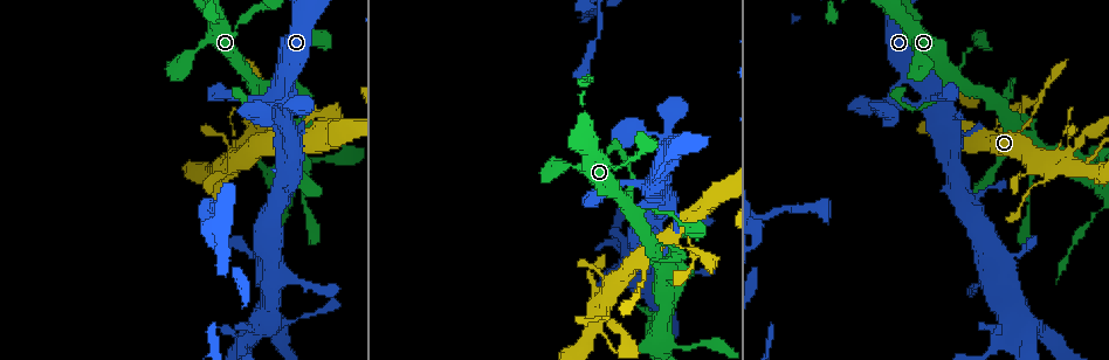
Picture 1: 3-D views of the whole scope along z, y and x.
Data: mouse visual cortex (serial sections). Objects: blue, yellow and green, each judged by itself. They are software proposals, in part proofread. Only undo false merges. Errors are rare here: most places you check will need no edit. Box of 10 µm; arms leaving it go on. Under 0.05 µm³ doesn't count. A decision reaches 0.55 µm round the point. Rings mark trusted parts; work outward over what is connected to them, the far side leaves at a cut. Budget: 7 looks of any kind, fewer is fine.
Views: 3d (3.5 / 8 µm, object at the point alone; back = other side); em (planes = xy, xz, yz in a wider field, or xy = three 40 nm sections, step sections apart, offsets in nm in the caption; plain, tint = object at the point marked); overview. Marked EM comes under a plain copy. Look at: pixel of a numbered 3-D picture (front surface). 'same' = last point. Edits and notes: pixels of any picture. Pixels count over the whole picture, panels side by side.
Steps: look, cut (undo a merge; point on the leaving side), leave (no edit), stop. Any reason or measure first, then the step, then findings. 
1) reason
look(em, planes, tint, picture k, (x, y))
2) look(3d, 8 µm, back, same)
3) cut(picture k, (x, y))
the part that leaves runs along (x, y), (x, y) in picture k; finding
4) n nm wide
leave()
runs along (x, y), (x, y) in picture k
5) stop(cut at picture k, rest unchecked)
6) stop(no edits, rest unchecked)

four arms meet
look(3d, 8 µm, picture 1, (637, 212))

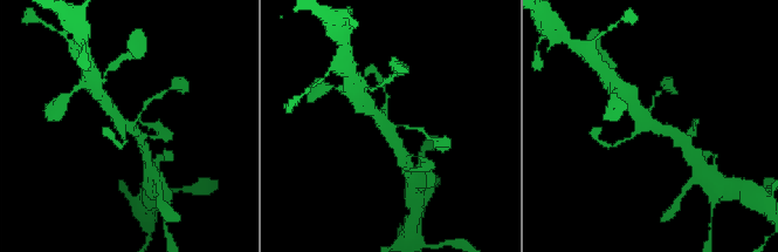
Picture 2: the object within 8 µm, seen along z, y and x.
4 arms; arms of 100, 200, 350, 350 nm
look(em, xy, step 1, tint, same)

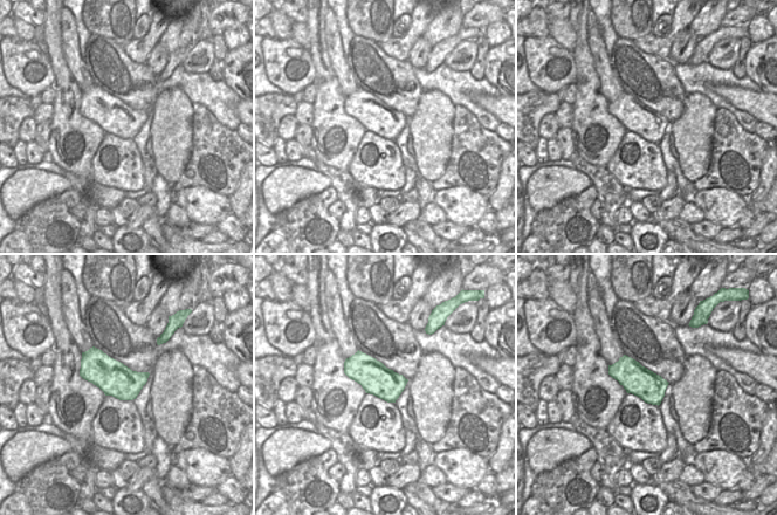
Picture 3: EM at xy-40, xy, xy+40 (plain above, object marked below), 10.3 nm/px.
leave()
one cell here

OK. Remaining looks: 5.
abrupt turn
look(3d, 3.5 µm, back, picture 1, (228, 166))

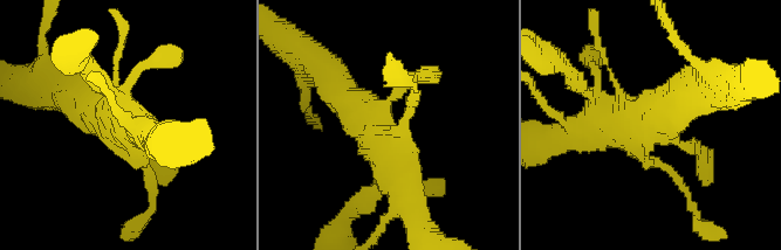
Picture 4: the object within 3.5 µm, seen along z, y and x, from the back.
look(em, xy, step 5, tint, picture 4, (631, 129))

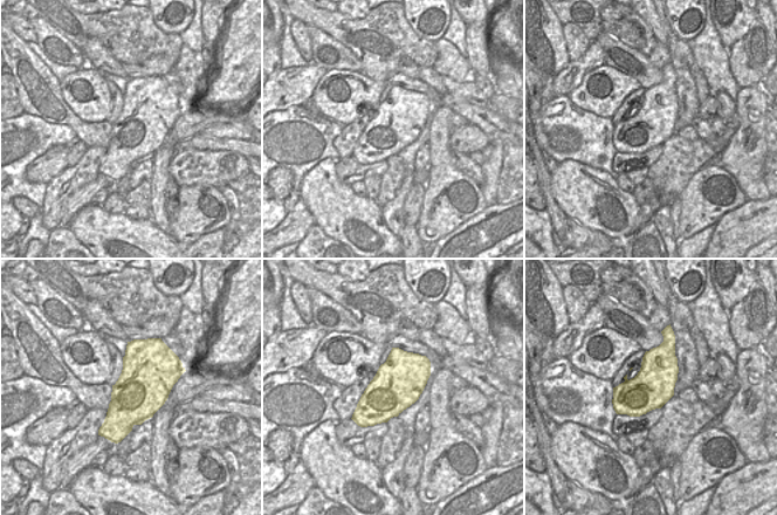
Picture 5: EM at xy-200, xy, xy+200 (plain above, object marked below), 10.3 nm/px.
leave()
runs along (346, 97), (406, 175), (413, 217) in picture 4; continuous, no second cell

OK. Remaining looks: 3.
thin arm on a thick one
look(3d, 3.5 µm, picture 1, (259, 330))

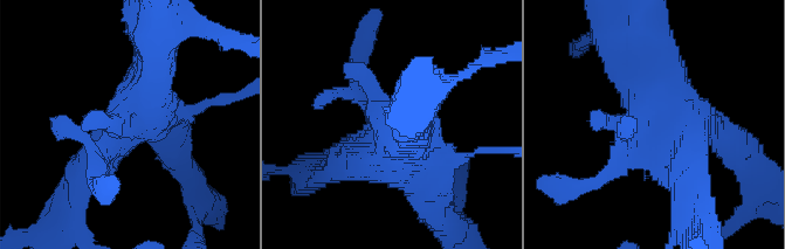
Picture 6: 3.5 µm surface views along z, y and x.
look(em, xy, step 5, tint, picture 6, (657, 125))

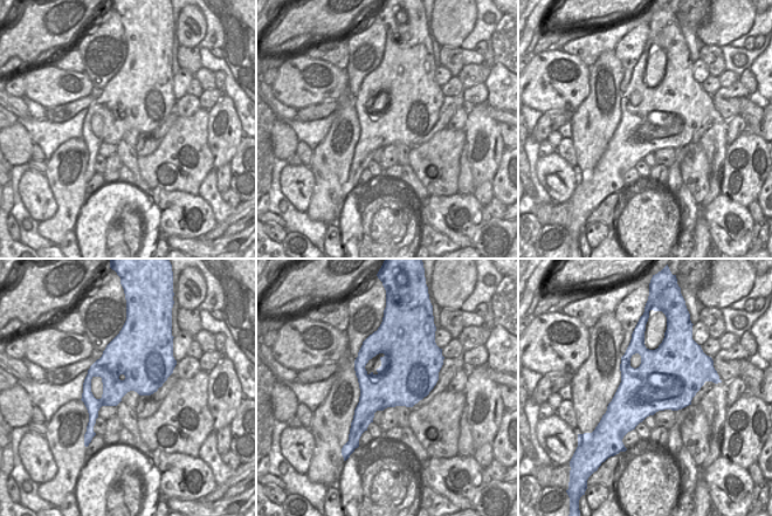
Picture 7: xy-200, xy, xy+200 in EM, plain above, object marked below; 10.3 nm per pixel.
leave()
all the same cell

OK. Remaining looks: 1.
stop(no edits, rest unchecked)

